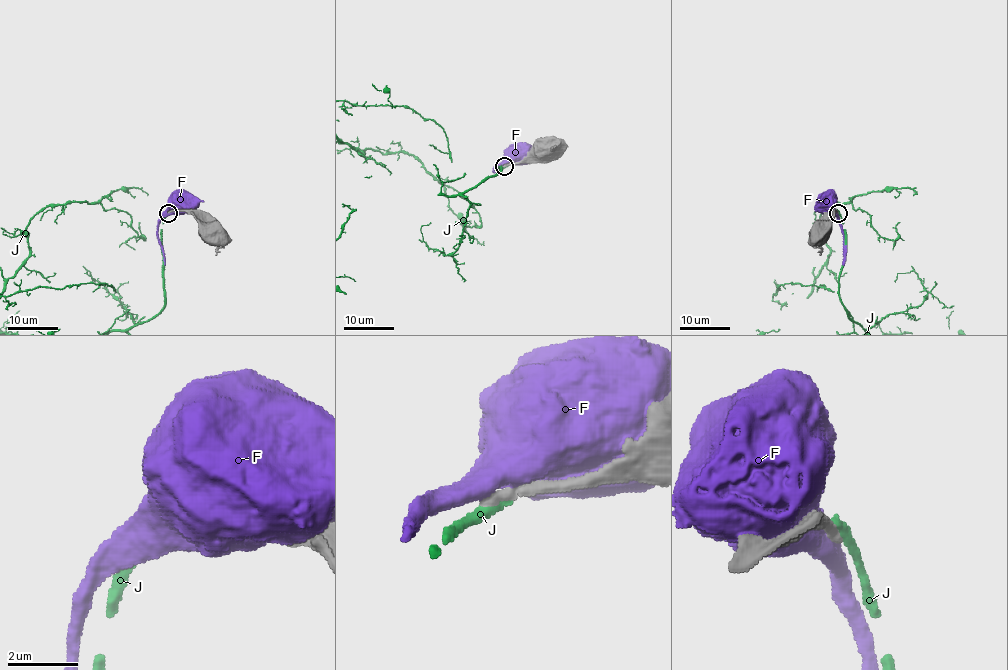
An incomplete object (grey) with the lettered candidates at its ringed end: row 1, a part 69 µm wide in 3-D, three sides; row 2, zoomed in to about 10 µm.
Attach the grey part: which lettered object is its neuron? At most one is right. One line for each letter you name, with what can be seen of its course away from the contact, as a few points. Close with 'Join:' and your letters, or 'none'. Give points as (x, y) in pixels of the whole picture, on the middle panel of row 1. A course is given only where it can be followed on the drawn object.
Join: none

